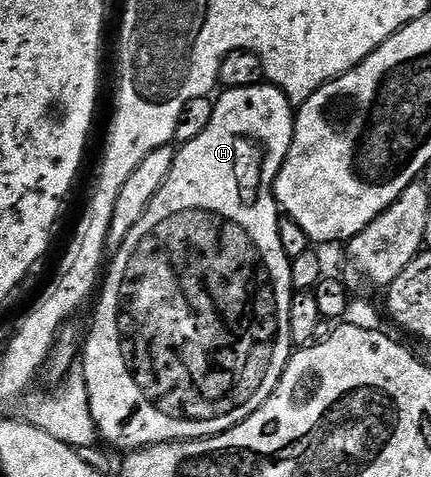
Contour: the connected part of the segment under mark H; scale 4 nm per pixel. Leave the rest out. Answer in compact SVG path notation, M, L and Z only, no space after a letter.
M270 84L223 90L220 95L215 103L213 120L209 120L209 128L205 128L205 132L201 132L197 140L184 142L178 147L169 180L165 180L161 192L153 196L145 216L141 216L137 224L133 224L133 232L125 236L125 244L121 244L121 248L110 255L109 265L94 303L95 323L92 324L91 331L85 334L85 341L81 346L81 369L98 437L102 441L104 438L109 445L116 446L122 452L142 450L144 446L156 446L159 442L212 438L215 434L233 428L253 412L257 412L261 404L265 404L265 400L277 388L283 369L293 353L289 332L289 304L293 293L291 259L285 248L281 248L281 211L275 200L274 188L275 177L287 159L295 135L296 111L282 90Z

